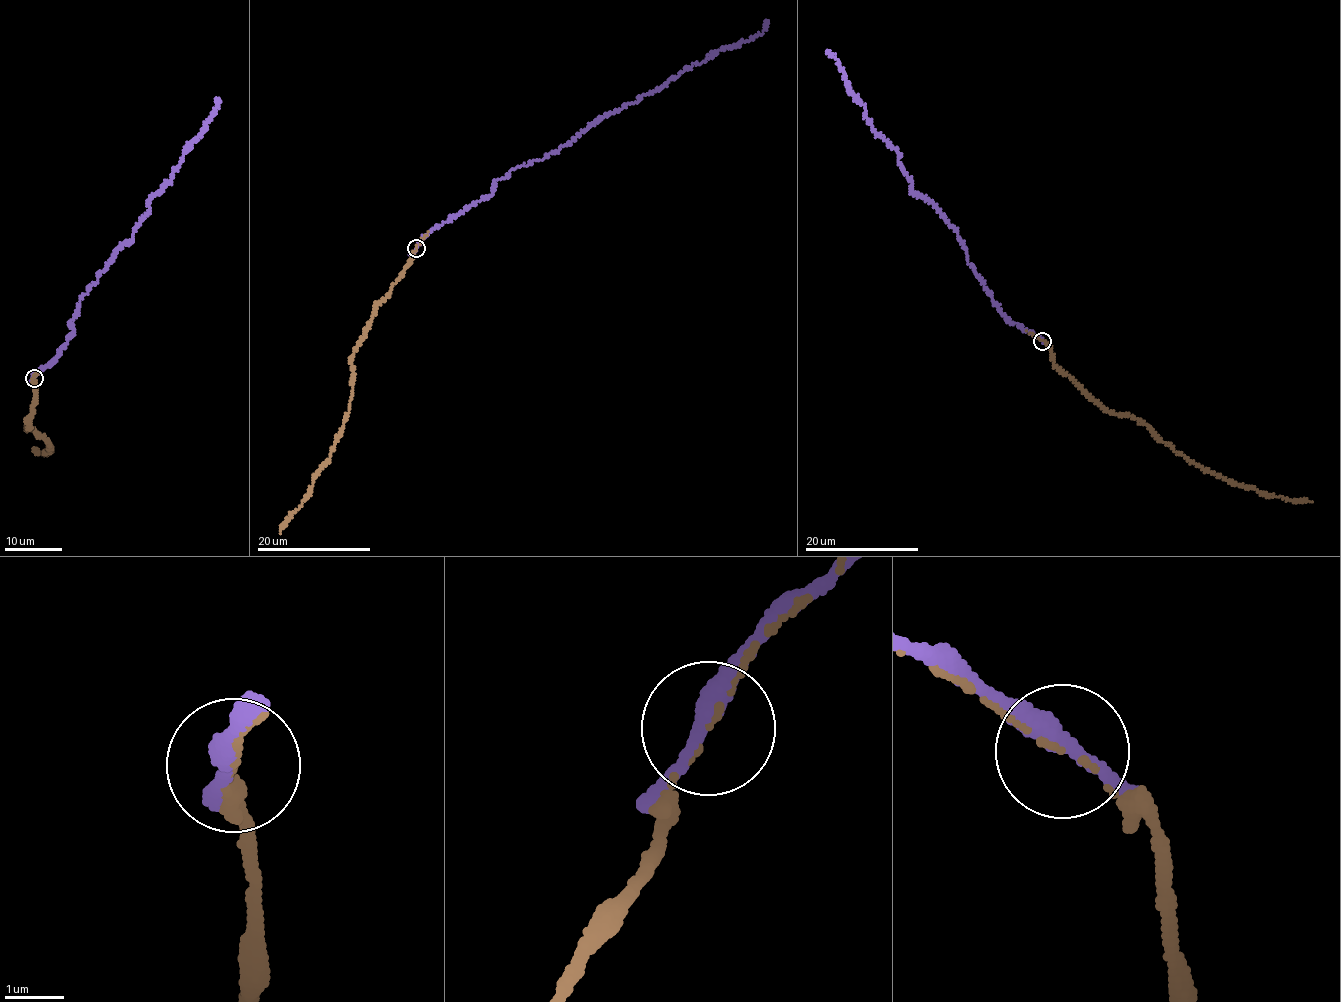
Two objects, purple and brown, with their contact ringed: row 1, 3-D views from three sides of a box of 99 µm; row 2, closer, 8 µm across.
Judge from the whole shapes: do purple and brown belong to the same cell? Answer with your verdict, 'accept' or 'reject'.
accept

